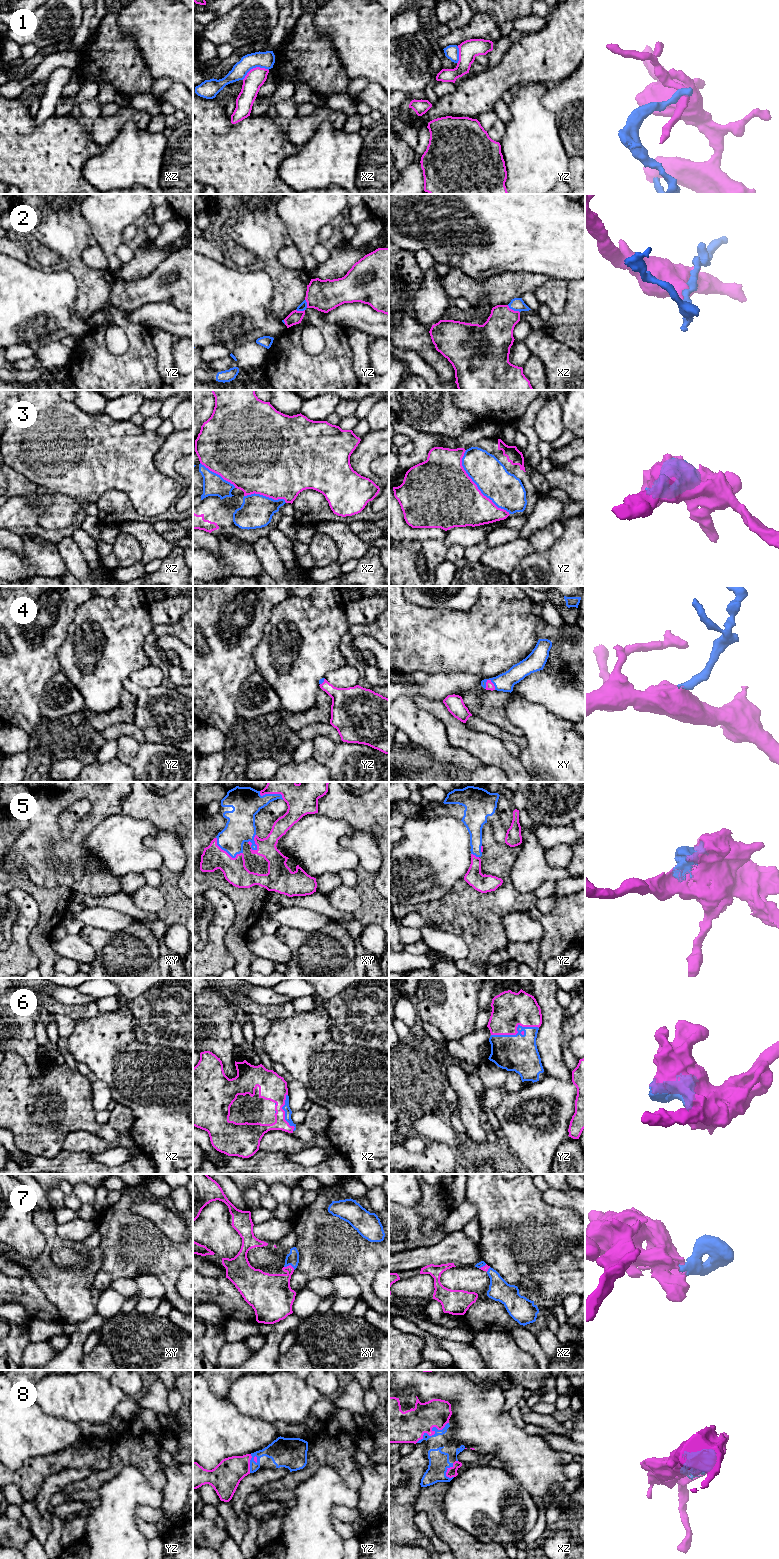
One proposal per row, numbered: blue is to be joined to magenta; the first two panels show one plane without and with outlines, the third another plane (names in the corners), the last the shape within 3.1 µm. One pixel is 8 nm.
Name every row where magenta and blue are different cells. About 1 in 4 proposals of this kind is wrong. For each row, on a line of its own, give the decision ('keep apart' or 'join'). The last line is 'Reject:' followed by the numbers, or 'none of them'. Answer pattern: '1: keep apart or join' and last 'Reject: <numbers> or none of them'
1: keep apart
2: keep apart
3: keep apart
4: join
5: join
6: join
7: join
8: join
Reject: 1, 2, 3

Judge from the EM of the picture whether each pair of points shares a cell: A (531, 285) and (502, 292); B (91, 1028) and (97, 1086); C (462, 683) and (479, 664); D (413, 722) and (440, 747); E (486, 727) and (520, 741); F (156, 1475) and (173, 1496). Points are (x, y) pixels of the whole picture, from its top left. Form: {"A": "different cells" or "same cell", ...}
{"A": "same cell", "B": "different cells", "C": "different cells", "D": "same cell", "E": "same cell", "F": "different cells"}

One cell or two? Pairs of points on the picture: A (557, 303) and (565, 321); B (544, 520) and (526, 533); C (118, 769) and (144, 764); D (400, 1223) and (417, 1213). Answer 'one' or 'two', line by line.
A: two
B: one
C: two
D: one

